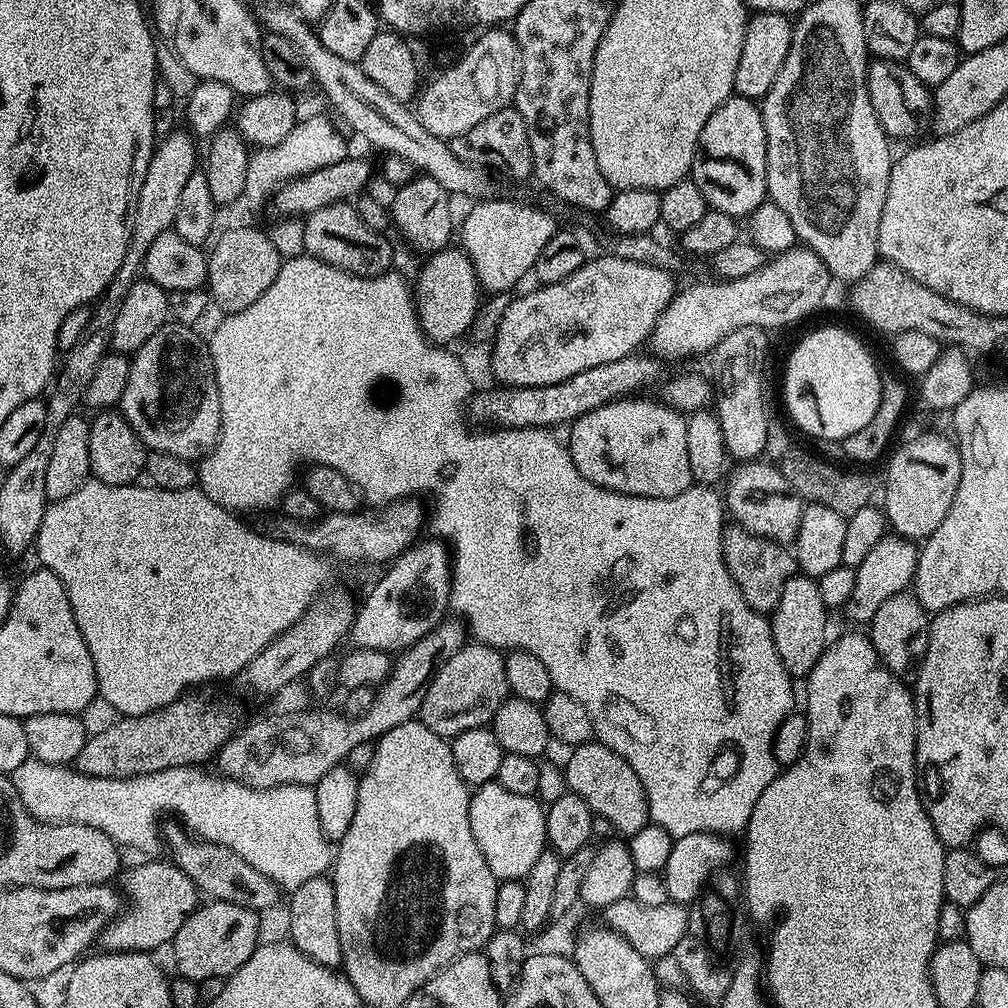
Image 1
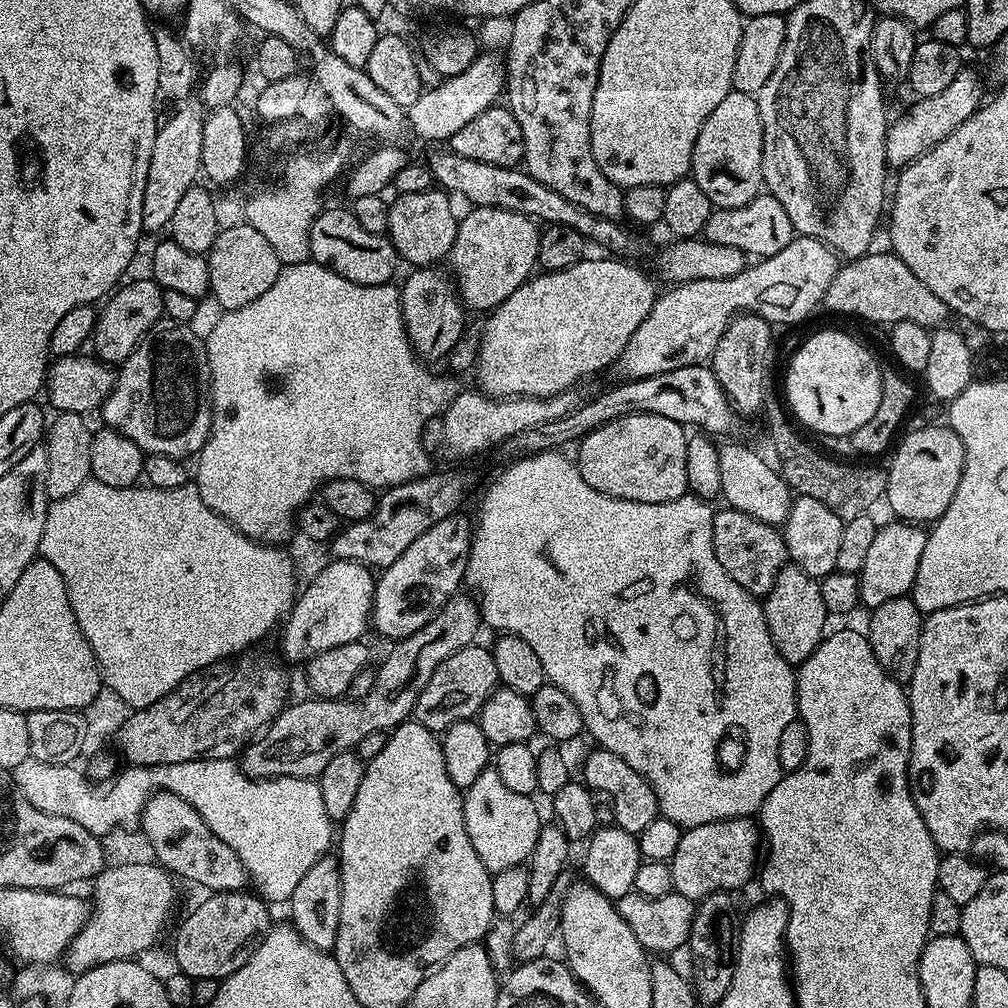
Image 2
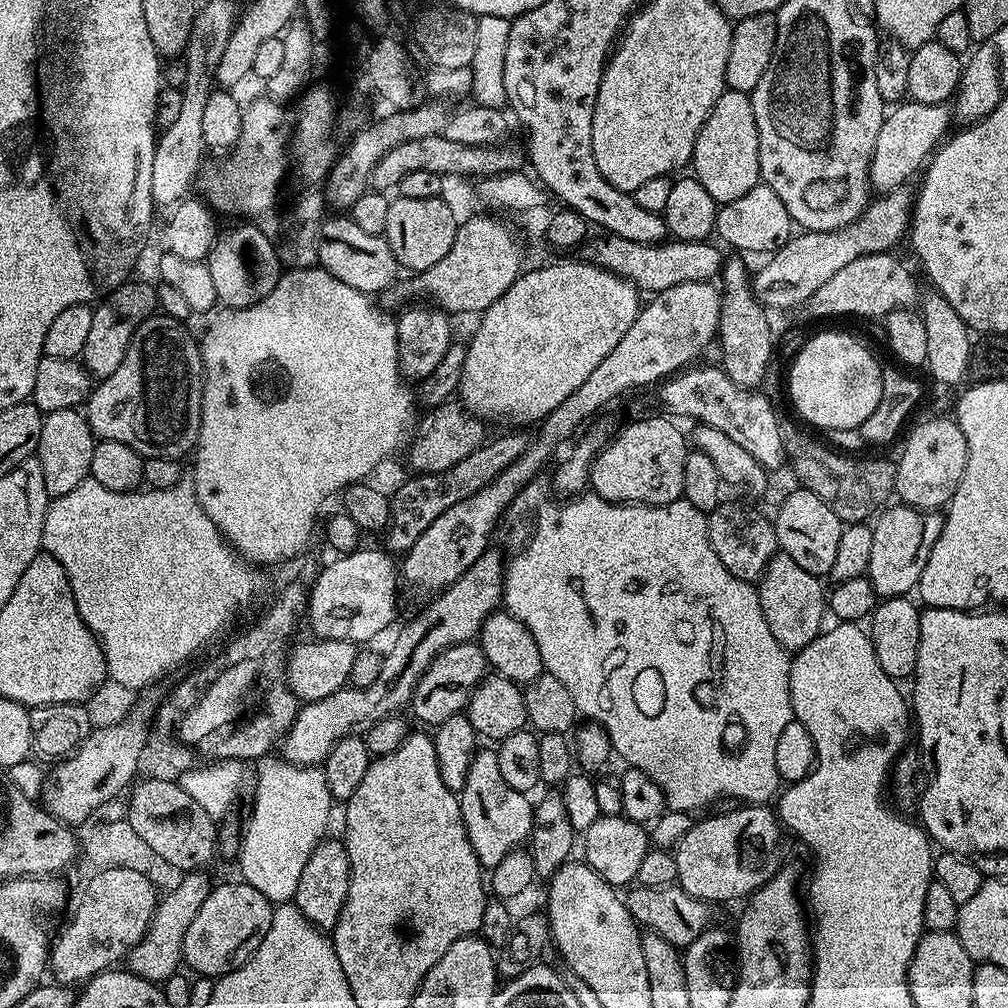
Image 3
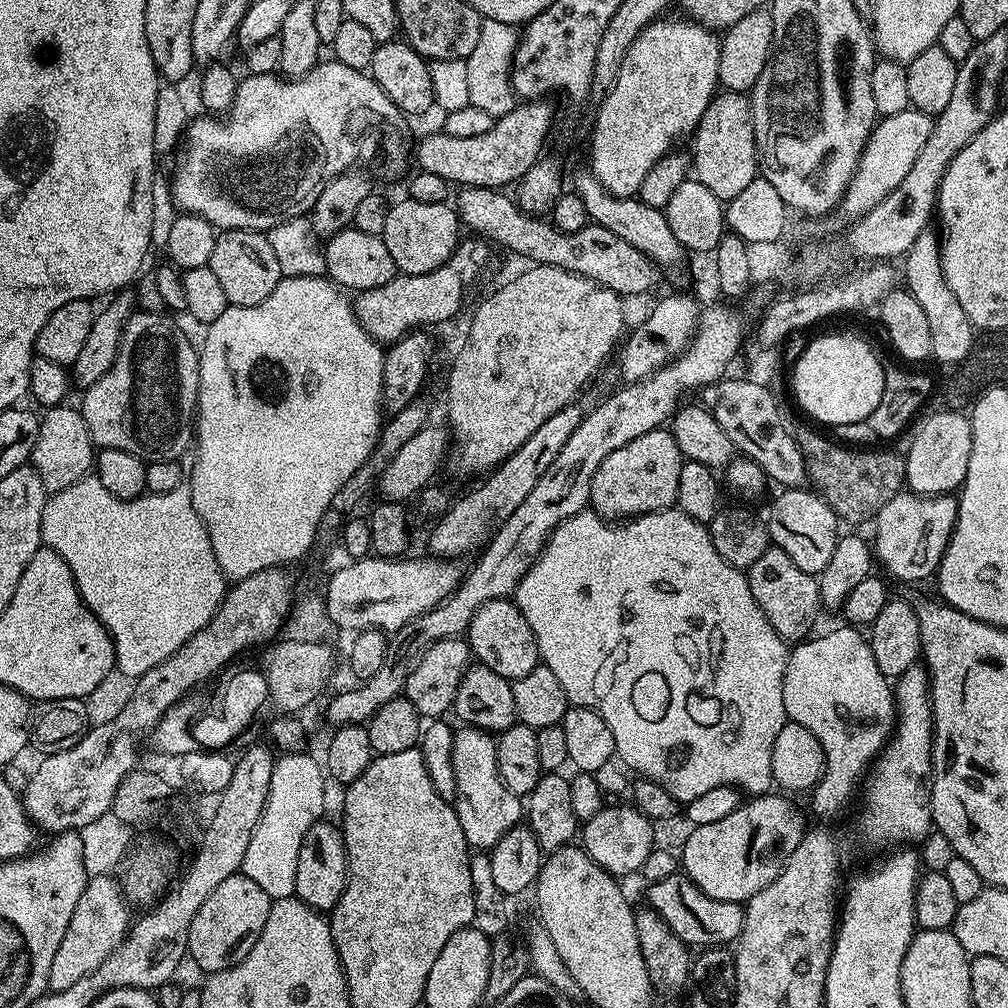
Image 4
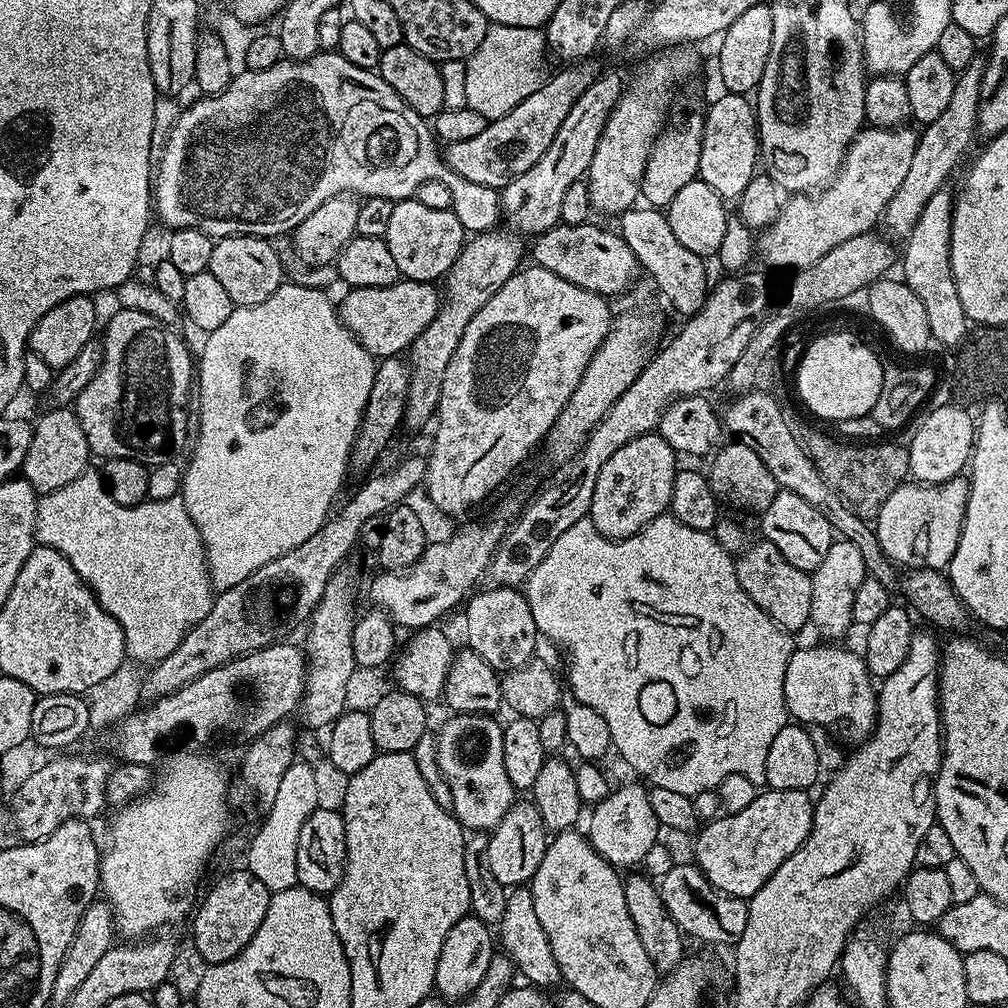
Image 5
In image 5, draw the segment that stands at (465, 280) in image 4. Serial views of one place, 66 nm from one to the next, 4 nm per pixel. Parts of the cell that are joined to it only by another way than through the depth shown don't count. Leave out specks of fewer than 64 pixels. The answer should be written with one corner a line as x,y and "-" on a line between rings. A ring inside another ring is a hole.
399,279
390,286
348,288
344,301
339,301
340,321
372,357
400,356
412,347
414,338
430,326
438,314
441,293
435,283

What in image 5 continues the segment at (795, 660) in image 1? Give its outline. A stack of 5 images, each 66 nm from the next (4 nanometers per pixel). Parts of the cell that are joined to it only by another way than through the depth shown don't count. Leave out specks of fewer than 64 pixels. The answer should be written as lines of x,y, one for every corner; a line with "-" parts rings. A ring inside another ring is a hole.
757,539
749,543
746,551
735,557
738,582
746,594
750,594
753,605
761,608
769,618
789,634
796,634
799,628
808,628
812,618
812,577
798,570
768,540

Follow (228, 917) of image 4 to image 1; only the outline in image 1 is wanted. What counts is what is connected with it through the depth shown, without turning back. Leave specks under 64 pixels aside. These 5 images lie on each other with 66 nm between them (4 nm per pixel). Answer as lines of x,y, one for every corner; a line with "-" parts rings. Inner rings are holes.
208,900
201,903
188,915
186,922
182,922
182,930
178,930
170,945
176,959
175,971
197,982
232,976
261,943
260,920
257,913
246,910
246,906
234,906
234,902

